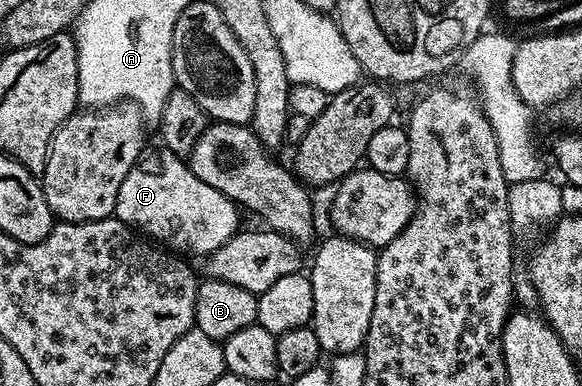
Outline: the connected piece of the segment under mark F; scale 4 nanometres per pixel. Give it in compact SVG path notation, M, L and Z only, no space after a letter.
M166 150L161 154L142 155L130 168L117 192L114 217L166 247L210 255L238 231L238 207L215 187L201 182L182 157Z

